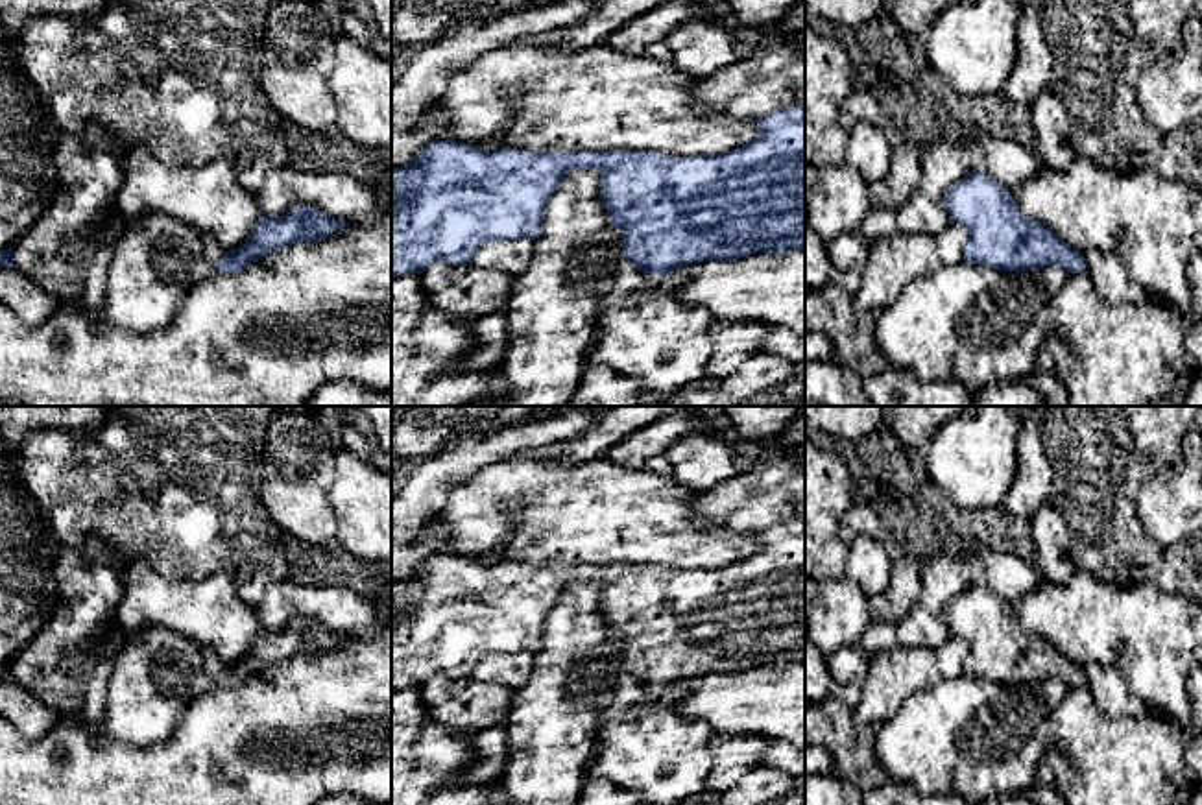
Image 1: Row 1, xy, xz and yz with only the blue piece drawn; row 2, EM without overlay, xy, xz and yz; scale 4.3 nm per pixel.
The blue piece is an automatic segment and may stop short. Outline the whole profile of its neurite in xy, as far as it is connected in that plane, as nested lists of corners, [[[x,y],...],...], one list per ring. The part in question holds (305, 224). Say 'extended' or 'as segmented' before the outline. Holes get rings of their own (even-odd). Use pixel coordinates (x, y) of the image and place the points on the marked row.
extended; [[[297,207],[282,216],[262,214],[244,246],[223,251],[212,236],[203,236],[203,247],[216,271],[238,273],[268,253],[290,247],[295,242],[314,242],[342,231],[351,222],[334,220],[314,207]]]

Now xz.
extended; [[[788,105],[787,109],[779,109],[768,116],[761,116],[755,120],[759,127],[759,137],[742,144],[740,148],[729,150],[724,155],[692,155],[692,157],[674,157],[661,155],[655,151],[637,151],[637,150],[609,150],[609,151],[595,151],[595,150],[580,150],[572,153],[565,151],[526,151],[513,150],[502,146],[493,151],[486,151],[475,148],[465,142],[456,140],[436,140],[427,144],[415,159],[406,164],[391,170],[391,277],[403,273],[423,273],[428,266],[436,262],[445,262],[449,266],[467,266],[473,262],[475,253],[487,242],[506,242],[513,238],[539,238],[543,233],[543,218],[545,207],[550,196],[559,188],[563,177],[578,168],[596,170],[600,174],[600,203],[607,212],[609,223],[622,229],[622,264],[615,277],[613,290],[600,299],[600,310],[617,306],[617,308],[633,308],[641,303],[641,297],[663,286],[667,282],[667,275],[683,266],[698,264],[703,260],[737,260],[742,257],[750,257],[753,253],[775,253],[783,255],[790,249],[805,251],[805,105]]]

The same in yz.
extended; [[[971,170],[947,188],[944,205],[968,231],[964,260],[1001,271],[1060,266],[1088,271],[1108,303],[1158,301],[1158,295],[1128,279],[1123,260],[1099,249],[1075,249],[1051,227],[1021,214],[1008,188]]]

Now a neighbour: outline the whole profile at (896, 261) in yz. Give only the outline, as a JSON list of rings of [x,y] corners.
[[[958,222],[936,234],[894,233],[875,240],[853,294],[855,310],[883,312],[910,282],[960,264],[966,242],[968,231]]]

